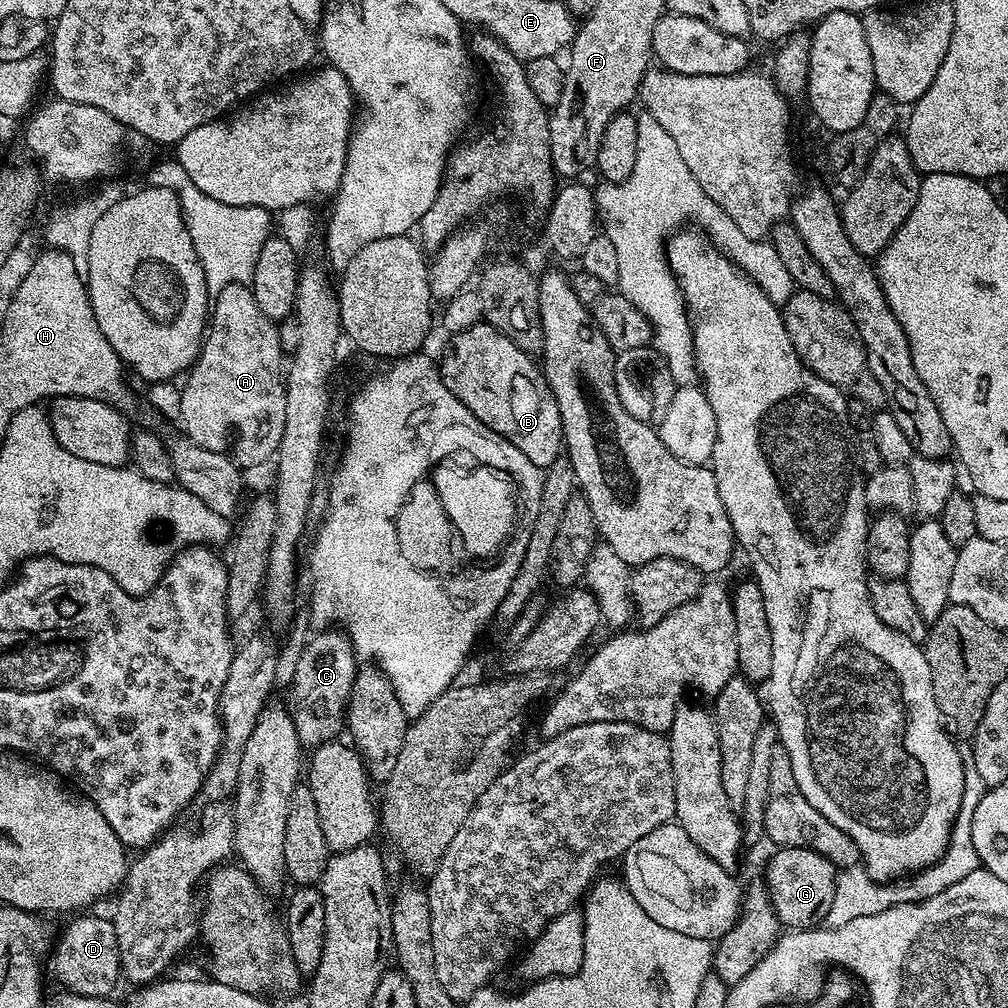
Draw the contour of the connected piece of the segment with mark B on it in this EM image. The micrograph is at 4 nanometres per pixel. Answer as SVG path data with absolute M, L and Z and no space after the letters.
M481 322L462 330L451 337L444 357L439 357L440 377L444 384L494 434L502 434L534 466L546 470L559 458L564 448L564 427L558 402L548 389L544 379L529 353L523 352L506 334L502 334L493 324Z

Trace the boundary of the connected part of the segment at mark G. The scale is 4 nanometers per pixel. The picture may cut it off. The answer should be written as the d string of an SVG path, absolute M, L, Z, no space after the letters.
M776 848L768 860L768 873L762 876L768 886L774 910L788 930L811 930L823 925L834 903L836 869L822 854L805 848Z

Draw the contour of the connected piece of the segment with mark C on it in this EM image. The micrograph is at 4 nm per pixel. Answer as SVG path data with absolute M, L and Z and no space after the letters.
M320 630L309 639L298 661L294 682L290 685L290 711L301 744L315 750L320 745L337 739L341 735L339 732L345 731L348 699L356 681L357 671L356 651L343 631Z

